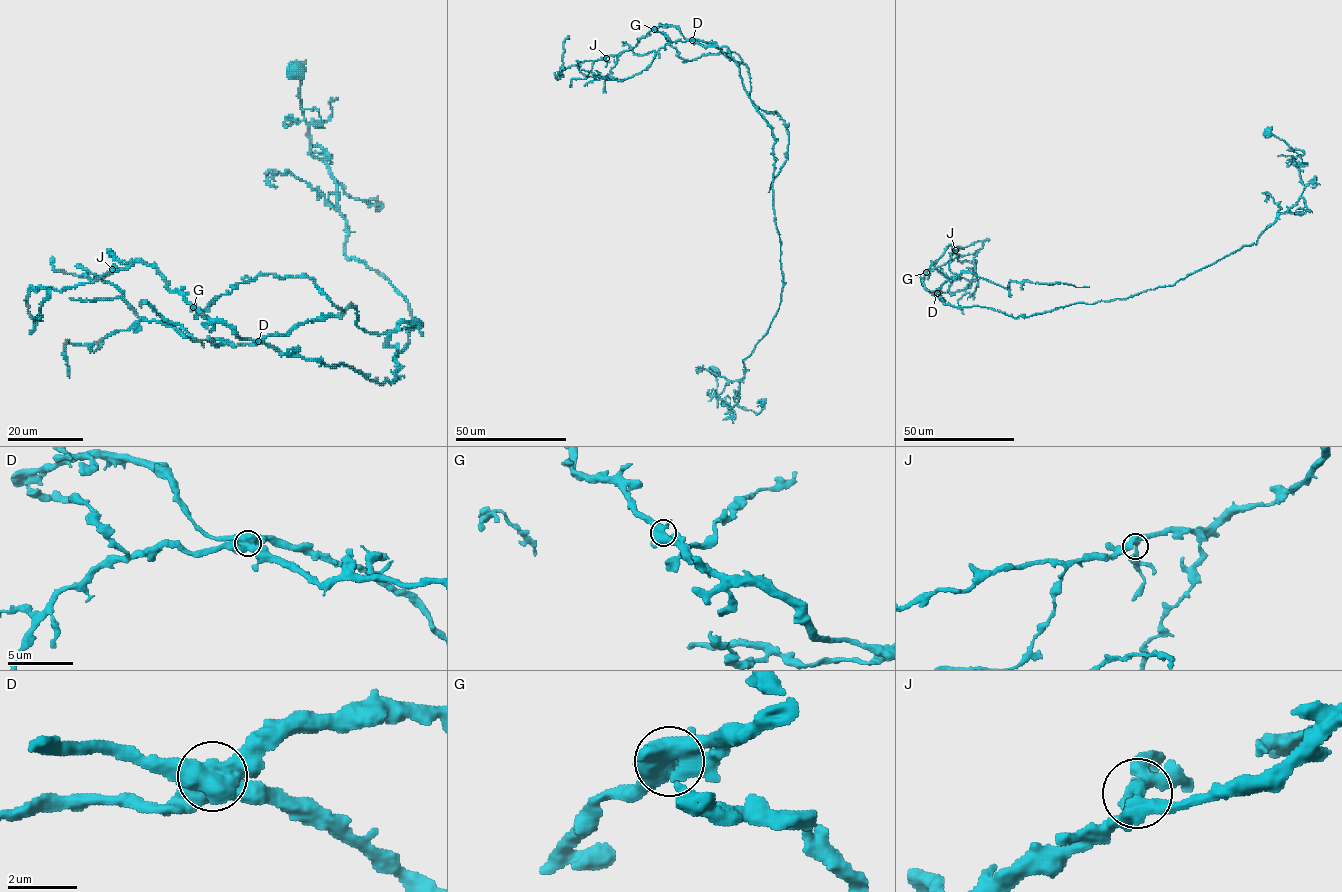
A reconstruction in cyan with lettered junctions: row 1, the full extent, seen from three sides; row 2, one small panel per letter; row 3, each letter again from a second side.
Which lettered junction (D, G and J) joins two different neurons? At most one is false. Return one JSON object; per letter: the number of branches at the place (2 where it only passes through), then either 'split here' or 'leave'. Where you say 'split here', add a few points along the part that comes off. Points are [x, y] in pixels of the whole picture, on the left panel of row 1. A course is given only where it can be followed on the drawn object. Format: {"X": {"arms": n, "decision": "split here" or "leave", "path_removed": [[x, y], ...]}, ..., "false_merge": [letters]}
{"D": {"arms": 4, "decision": "split here", "path_removed": [[259, 341], [349, 307], [369, 332], [421, 324], [387, 331]]}, "G": {"arms": 4, "decision": "leave"}, "J": {"arms": 4, "decision": "leave"}, "false_merge": ["D"]}

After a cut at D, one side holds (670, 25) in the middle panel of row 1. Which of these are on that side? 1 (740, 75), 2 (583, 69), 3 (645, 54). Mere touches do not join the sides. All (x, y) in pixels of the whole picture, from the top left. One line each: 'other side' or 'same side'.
1: same side
2: other side
3: other side

